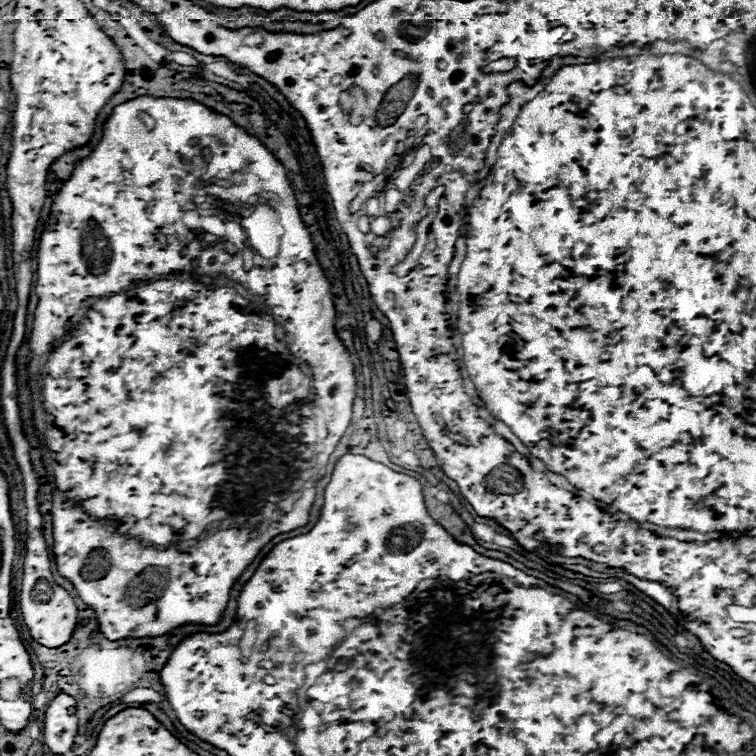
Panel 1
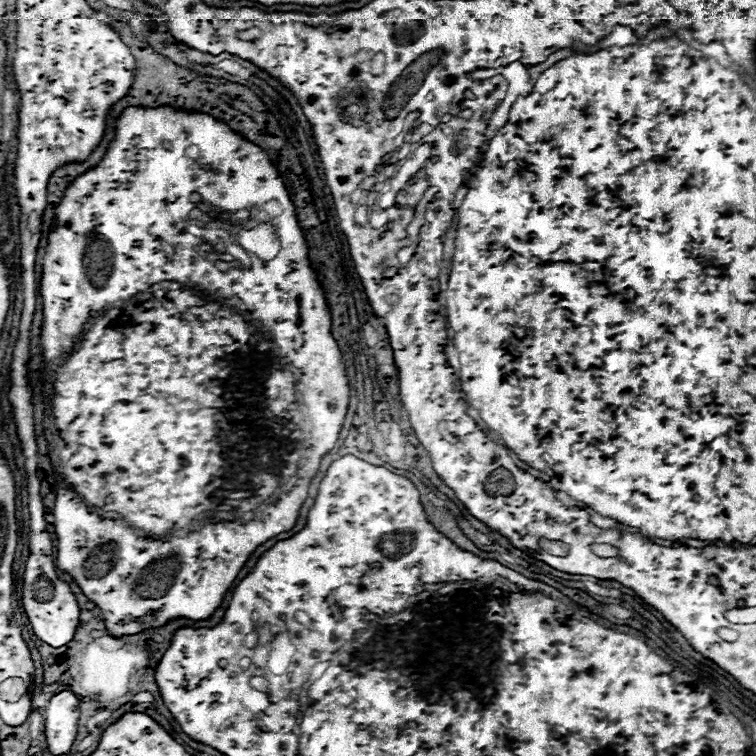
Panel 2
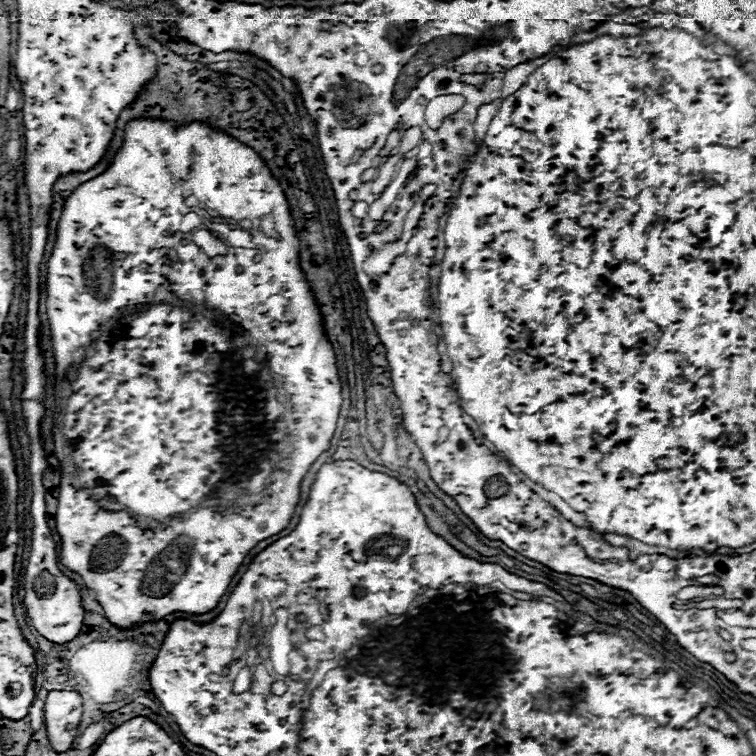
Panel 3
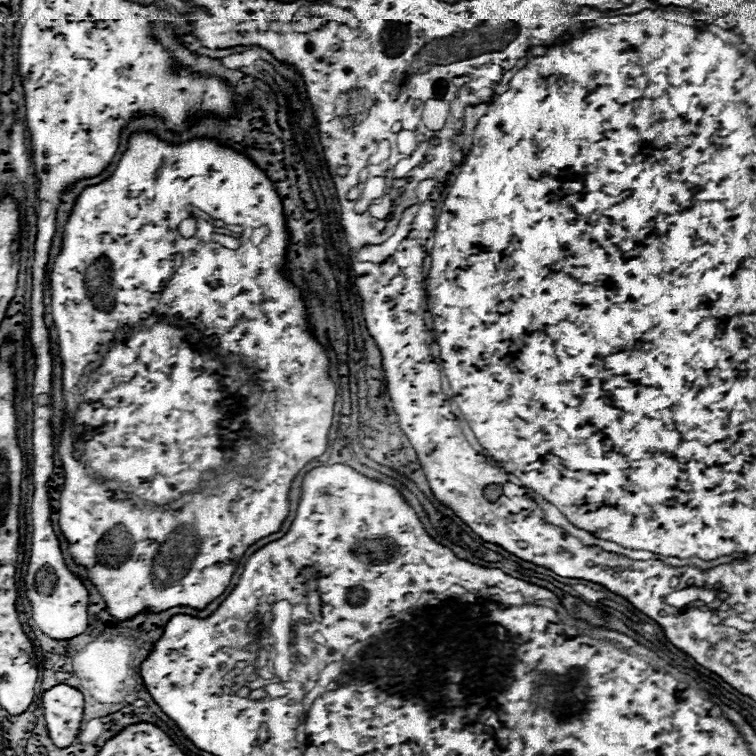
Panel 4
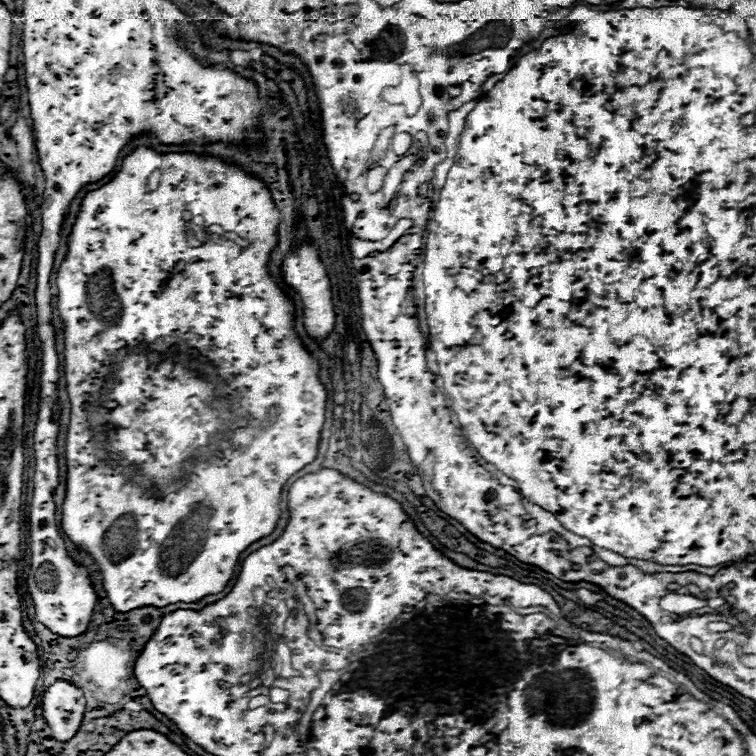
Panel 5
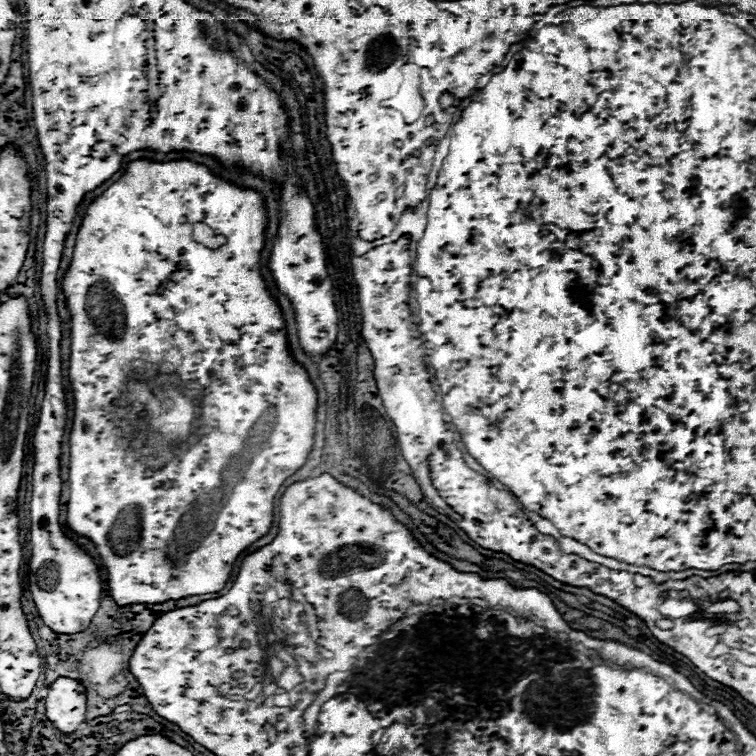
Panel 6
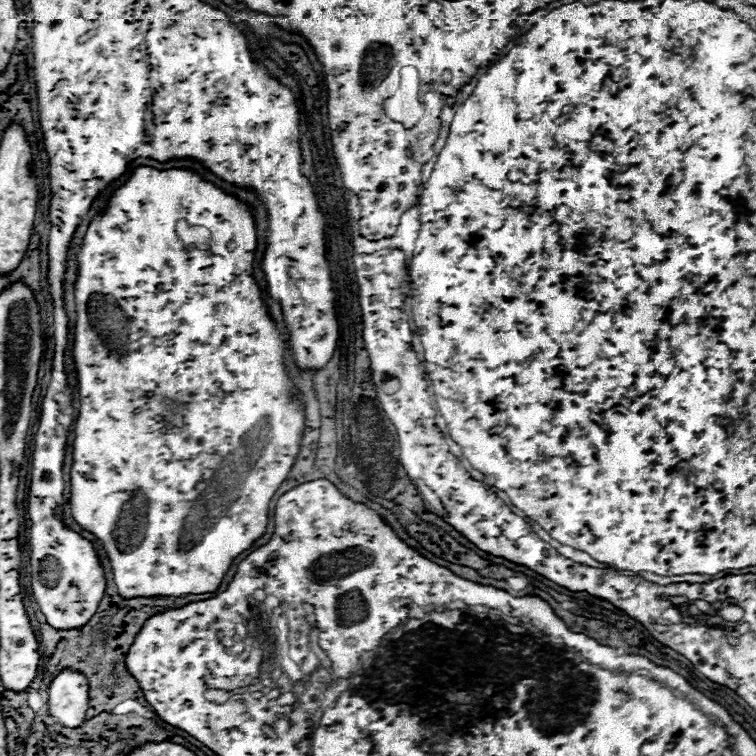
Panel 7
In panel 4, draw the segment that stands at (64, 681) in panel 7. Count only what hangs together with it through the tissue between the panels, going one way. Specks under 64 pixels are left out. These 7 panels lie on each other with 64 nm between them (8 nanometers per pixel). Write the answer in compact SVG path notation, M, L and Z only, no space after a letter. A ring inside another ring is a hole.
M60 684L44 692L42 708L50 740L58 748L68 748L80 732L84 696L76 688Z

